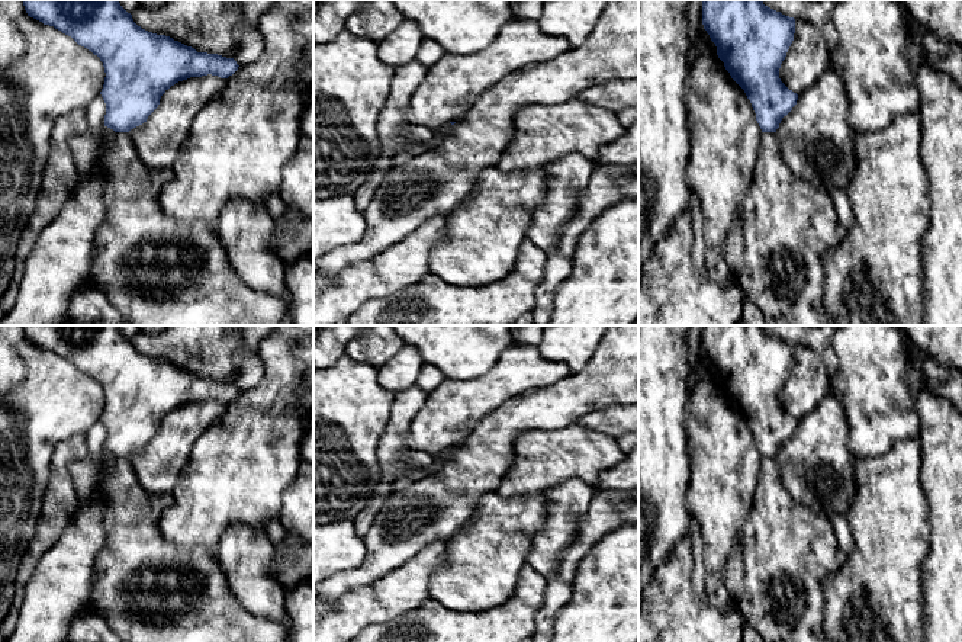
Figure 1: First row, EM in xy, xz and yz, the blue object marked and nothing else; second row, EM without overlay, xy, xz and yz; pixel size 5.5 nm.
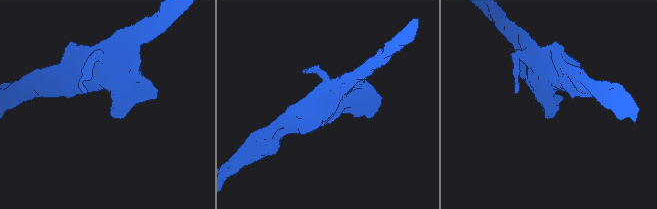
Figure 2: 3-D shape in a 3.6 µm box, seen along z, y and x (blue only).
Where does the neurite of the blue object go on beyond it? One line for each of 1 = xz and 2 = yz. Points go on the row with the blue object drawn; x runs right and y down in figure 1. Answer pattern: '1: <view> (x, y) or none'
1: none
2: none

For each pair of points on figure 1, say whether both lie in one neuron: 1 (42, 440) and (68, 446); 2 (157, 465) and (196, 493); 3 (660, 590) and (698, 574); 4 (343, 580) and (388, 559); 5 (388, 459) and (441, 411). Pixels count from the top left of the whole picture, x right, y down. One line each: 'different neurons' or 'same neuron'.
1: different neurons
2: different neurons
3: different neurons
4: same neuron
5: different neurons

